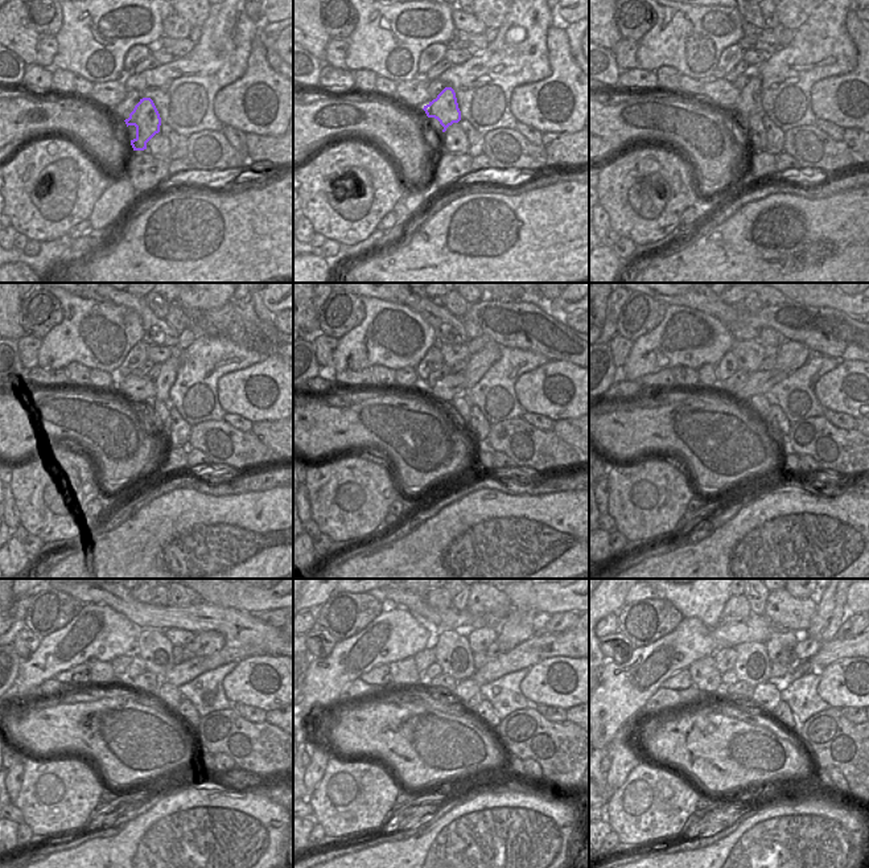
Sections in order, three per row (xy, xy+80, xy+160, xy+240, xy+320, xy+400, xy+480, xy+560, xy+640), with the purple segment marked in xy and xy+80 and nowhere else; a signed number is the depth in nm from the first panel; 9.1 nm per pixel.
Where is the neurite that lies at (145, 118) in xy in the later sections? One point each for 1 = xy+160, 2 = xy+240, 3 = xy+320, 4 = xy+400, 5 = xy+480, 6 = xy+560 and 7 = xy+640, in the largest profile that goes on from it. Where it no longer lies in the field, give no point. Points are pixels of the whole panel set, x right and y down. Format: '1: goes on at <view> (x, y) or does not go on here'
1: goes on at xy+160 (750, 101)
2: goes on at xy+240 (164, 382)
3: goes on at xy+320 (478, 363)
4: goes on at xy+400 (791, 356)
5: goes on at xy+480 (205, 644)
6: goes on at xy+560 (519, 625)
7: goes on at xy+640 (830, 614)

